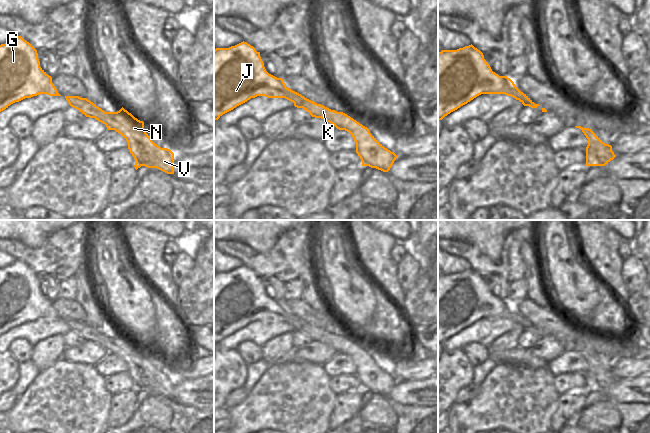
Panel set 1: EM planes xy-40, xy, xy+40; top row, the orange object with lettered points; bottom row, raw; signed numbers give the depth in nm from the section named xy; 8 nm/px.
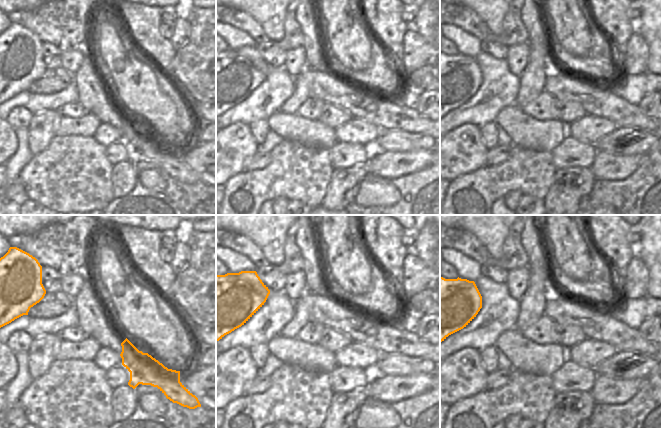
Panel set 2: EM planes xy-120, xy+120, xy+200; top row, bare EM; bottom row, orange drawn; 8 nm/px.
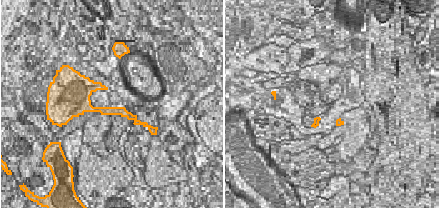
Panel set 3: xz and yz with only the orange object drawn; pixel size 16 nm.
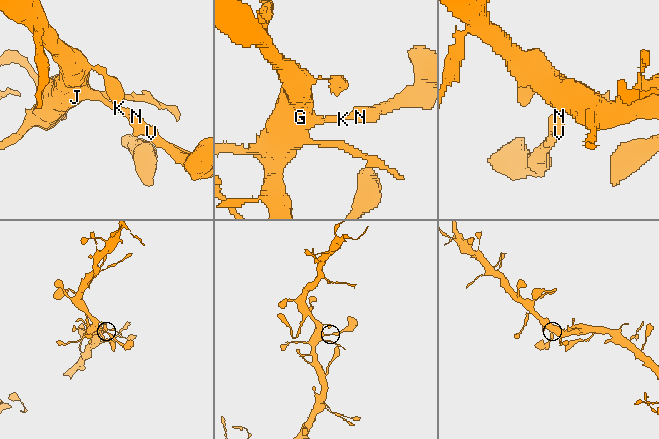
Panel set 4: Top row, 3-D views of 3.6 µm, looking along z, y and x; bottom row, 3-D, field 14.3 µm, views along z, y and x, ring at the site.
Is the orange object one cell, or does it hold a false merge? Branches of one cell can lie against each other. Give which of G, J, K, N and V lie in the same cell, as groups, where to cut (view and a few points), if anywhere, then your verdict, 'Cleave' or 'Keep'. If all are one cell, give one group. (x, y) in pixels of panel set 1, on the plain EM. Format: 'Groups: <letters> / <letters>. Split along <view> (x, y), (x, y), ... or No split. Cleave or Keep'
Groups: G J K N V. No split. Keep

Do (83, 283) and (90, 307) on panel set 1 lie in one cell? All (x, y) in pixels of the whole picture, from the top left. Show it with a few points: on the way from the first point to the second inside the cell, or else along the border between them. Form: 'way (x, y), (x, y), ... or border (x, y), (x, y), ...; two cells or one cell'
way (86, 289), (90, 301); one cell

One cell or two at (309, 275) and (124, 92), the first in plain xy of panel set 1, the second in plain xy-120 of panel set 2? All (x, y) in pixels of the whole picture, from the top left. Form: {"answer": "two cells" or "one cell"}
{"answer": "two cells"}

